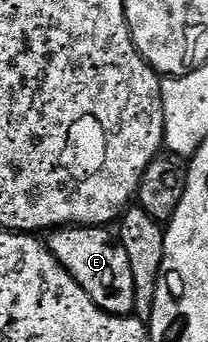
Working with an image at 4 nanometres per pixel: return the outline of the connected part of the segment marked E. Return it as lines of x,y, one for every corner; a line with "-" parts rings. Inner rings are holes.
69,226
59,228
48,246
62,267
89,293
98,307
110,315
131,316
138,307
131,257
121,240
107,228

